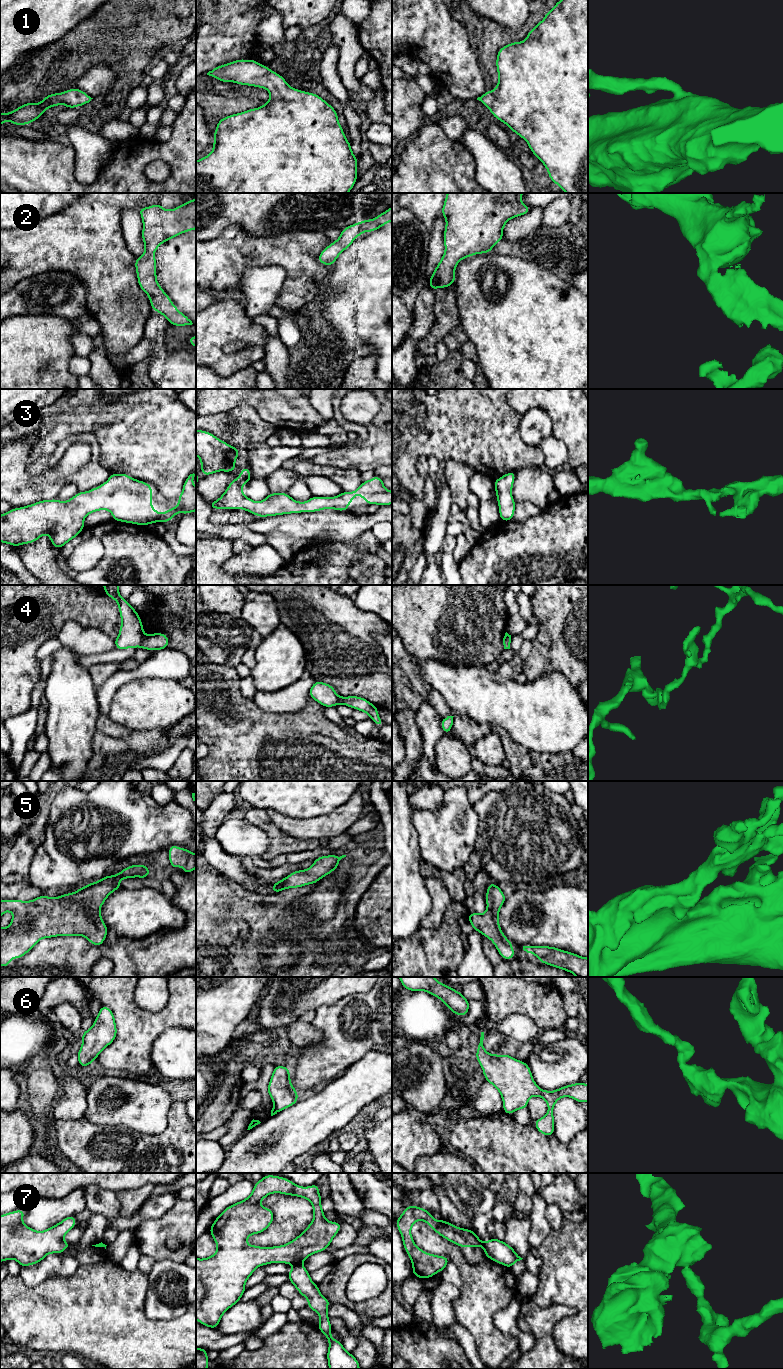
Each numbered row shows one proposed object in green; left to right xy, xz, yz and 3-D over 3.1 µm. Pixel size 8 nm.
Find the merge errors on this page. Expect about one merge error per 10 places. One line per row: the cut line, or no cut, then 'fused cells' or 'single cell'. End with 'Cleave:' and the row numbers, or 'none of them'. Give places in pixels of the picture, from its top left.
1: no cut | single cell
2: no cut | single cell
3: no cut | single cell
4: xy (145, 635), (140, 646) | fused cells
5: no cut | single cell
6: no cut | single cell
7: xz (300, 1263), (295, 1265) | fused cells
Cleave: 4, 7

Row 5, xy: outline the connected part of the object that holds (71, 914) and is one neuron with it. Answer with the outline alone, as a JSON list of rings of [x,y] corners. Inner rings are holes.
[[[130,865],[116,875],[106,875],[101,880],[87,884],[73,893],[55,898],[41,895],[30,901],[0,900],[0,918],[7,911],[13,913],[9,926],[0,927],[0,966],[9,967],[10,959],[23,957],[43,938],[80,935],[95,946],[102,945],[109,931],[100,915],[105,900],[113,891],[121,889],[119,882],[122,879],[135,877],[146,879],[149,873],[150,868],[146,865]]]

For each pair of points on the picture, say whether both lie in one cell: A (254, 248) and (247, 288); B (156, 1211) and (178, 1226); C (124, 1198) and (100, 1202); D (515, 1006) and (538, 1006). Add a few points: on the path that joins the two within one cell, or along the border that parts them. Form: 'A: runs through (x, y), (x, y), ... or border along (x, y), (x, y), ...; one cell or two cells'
A: border along (273, 265), (248, 268), (242, 274), (238, 288); two cells
B: border along (175, 1195), (175, 1203), (164, 1214), (140, 1224); two cells
C: border along (115, 1192), (119, 1202), (120, 1216); two cells
D: runs through (521, 1006), (532, 1006); one cell

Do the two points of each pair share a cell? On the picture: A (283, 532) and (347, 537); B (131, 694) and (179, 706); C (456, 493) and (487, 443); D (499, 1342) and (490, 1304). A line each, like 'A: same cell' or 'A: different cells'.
A: same cell
B: same cell
C: different cells
D: same cell

